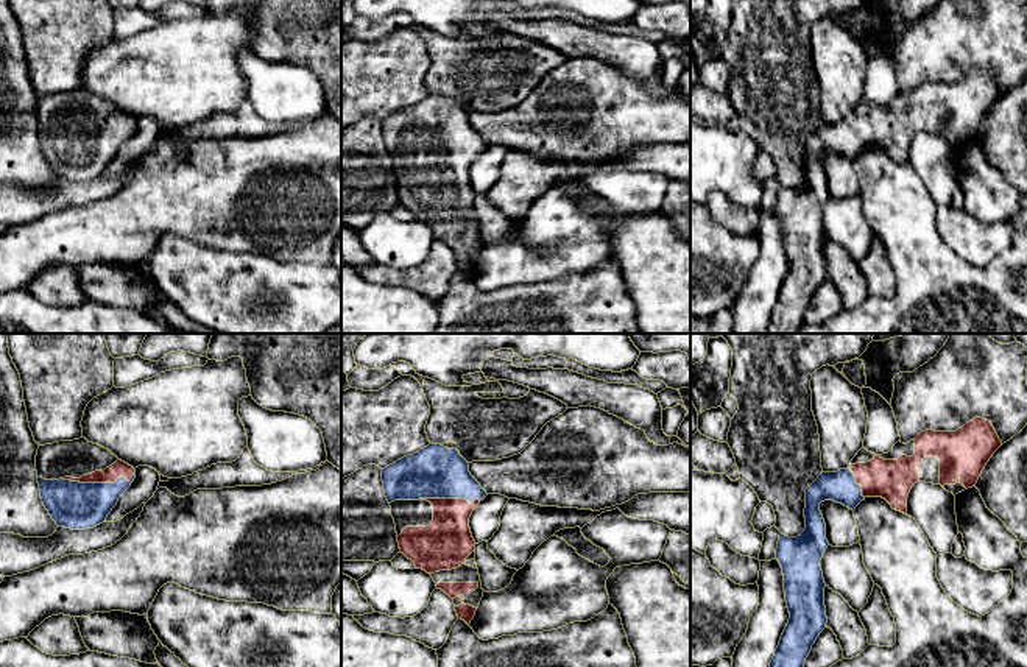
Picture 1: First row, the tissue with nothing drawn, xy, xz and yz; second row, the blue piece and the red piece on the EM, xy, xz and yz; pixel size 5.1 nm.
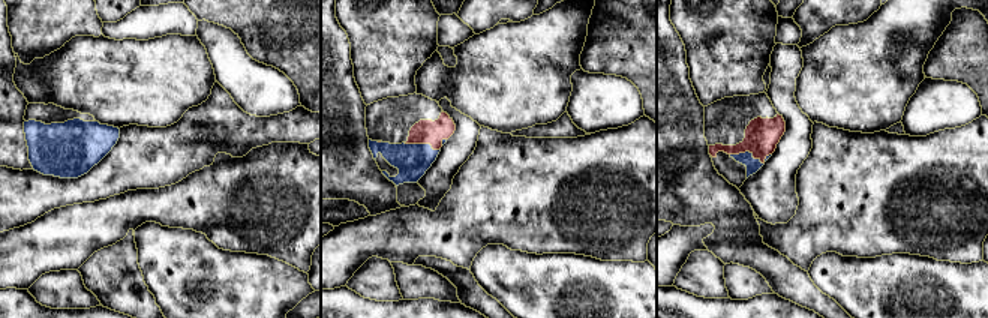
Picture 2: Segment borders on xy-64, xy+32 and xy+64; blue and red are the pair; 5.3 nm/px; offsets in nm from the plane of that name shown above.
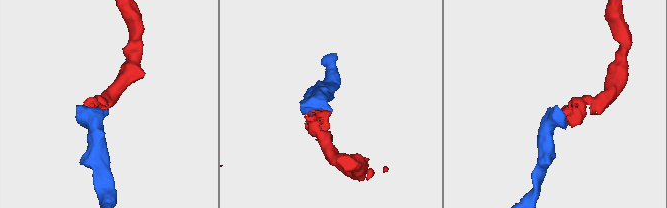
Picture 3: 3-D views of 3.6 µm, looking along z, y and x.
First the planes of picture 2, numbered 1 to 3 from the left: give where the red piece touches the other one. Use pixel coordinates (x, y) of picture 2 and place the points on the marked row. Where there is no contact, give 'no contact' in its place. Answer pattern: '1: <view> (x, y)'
1: no contact
2: xy+32 (422, 144)
3: xy+64 (751, 155)

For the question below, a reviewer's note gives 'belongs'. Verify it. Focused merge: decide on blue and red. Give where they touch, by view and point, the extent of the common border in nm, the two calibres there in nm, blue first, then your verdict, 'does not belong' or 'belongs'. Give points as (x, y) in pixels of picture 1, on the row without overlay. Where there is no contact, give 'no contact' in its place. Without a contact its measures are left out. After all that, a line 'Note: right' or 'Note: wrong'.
xy (98, 134) | 380 nm | 240/80 nm | belongs
Note: right

